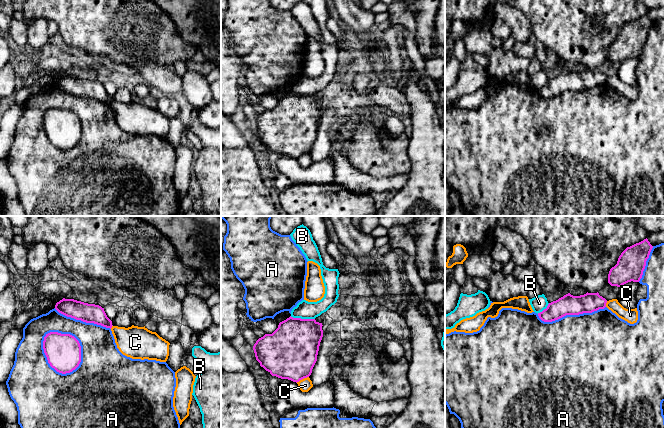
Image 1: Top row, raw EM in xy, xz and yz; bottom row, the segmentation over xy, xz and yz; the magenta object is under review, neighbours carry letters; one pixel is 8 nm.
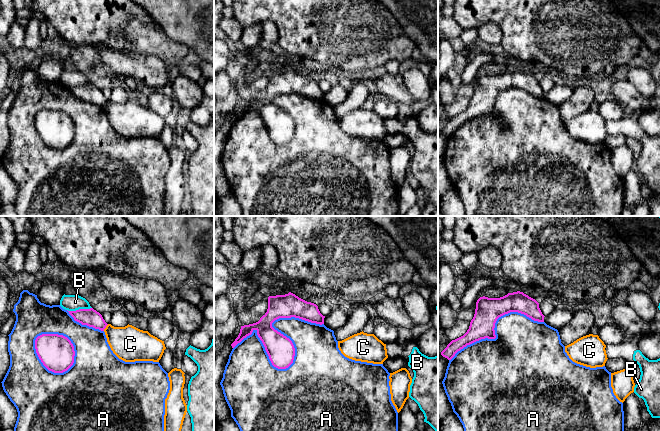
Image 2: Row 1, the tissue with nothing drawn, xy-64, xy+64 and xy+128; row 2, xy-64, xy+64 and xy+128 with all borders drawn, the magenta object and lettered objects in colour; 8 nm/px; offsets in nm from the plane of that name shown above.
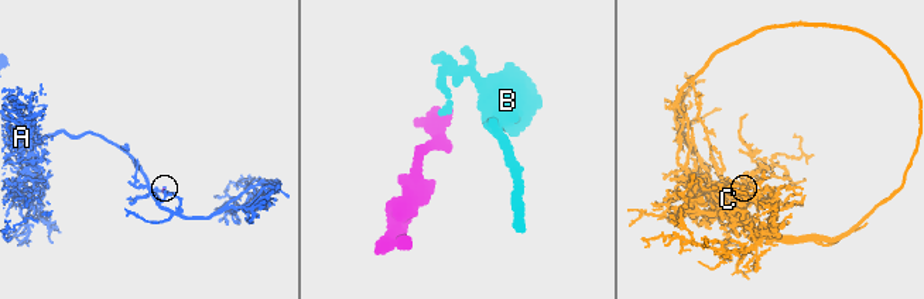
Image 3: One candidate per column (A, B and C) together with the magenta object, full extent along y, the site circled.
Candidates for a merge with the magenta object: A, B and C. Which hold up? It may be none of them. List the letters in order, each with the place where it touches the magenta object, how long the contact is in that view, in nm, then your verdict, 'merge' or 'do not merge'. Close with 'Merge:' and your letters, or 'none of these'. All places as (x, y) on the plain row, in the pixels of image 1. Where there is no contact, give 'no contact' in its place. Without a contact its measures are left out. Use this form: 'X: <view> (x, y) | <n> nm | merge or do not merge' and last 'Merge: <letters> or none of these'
A: xy (48, 137) | 380 nm | do not merge
B: xz (302, 95) | 200 nm | do not merge
C: xz (302, 154) | 120 nm | do not merge
Merge: none of these

